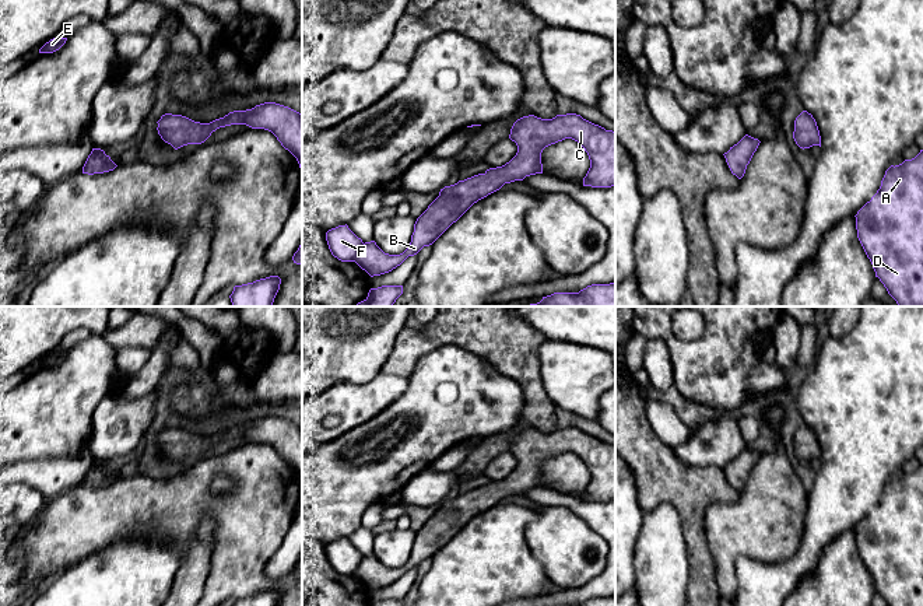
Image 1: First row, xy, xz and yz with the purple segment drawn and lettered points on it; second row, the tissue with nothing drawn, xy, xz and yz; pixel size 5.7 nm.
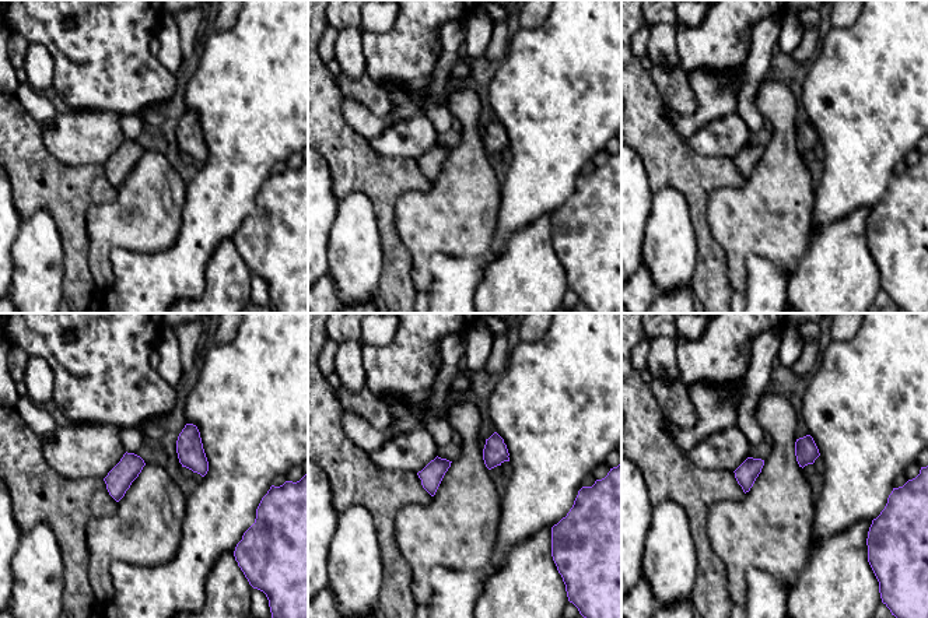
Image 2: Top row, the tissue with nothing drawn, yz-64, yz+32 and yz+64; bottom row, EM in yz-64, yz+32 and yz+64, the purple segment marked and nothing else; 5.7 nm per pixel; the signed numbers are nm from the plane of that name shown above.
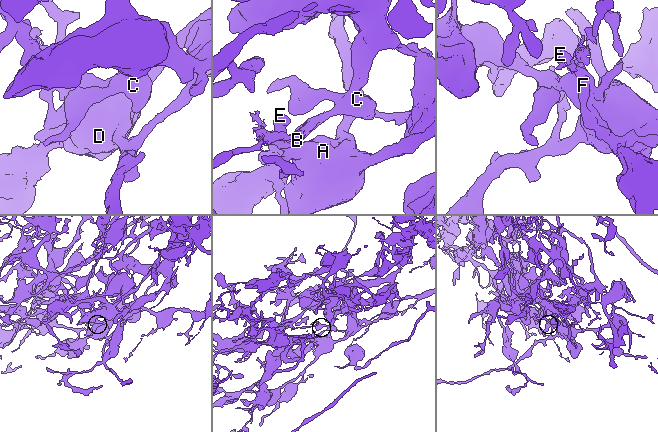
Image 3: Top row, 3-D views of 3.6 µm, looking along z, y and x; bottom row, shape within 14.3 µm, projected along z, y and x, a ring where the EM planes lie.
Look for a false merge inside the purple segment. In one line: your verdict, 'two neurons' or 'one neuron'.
two neurons

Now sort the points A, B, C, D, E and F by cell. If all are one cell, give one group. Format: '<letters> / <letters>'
A B D E F / C

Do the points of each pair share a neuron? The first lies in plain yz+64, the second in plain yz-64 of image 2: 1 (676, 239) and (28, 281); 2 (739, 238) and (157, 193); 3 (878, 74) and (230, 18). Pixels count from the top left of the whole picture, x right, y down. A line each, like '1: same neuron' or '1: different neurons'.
1: same neuron
2: same neuron
3: different neurons

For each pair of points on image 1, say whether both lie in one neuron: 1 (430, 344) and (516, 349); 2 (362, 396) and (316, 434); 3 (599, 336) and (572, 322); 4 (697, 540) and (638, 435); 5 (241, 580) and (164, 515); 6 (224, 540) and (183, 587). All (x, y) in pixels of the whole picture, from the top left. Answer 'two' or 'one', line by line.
1: one
2: one
3: one
4: one
5: one
6: two

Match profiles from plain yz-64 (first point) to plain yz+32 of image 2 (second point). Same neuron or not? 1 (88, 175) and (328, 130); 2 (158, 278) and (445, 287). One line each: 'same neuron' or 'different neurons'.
1: same neuron
2: same neuron

